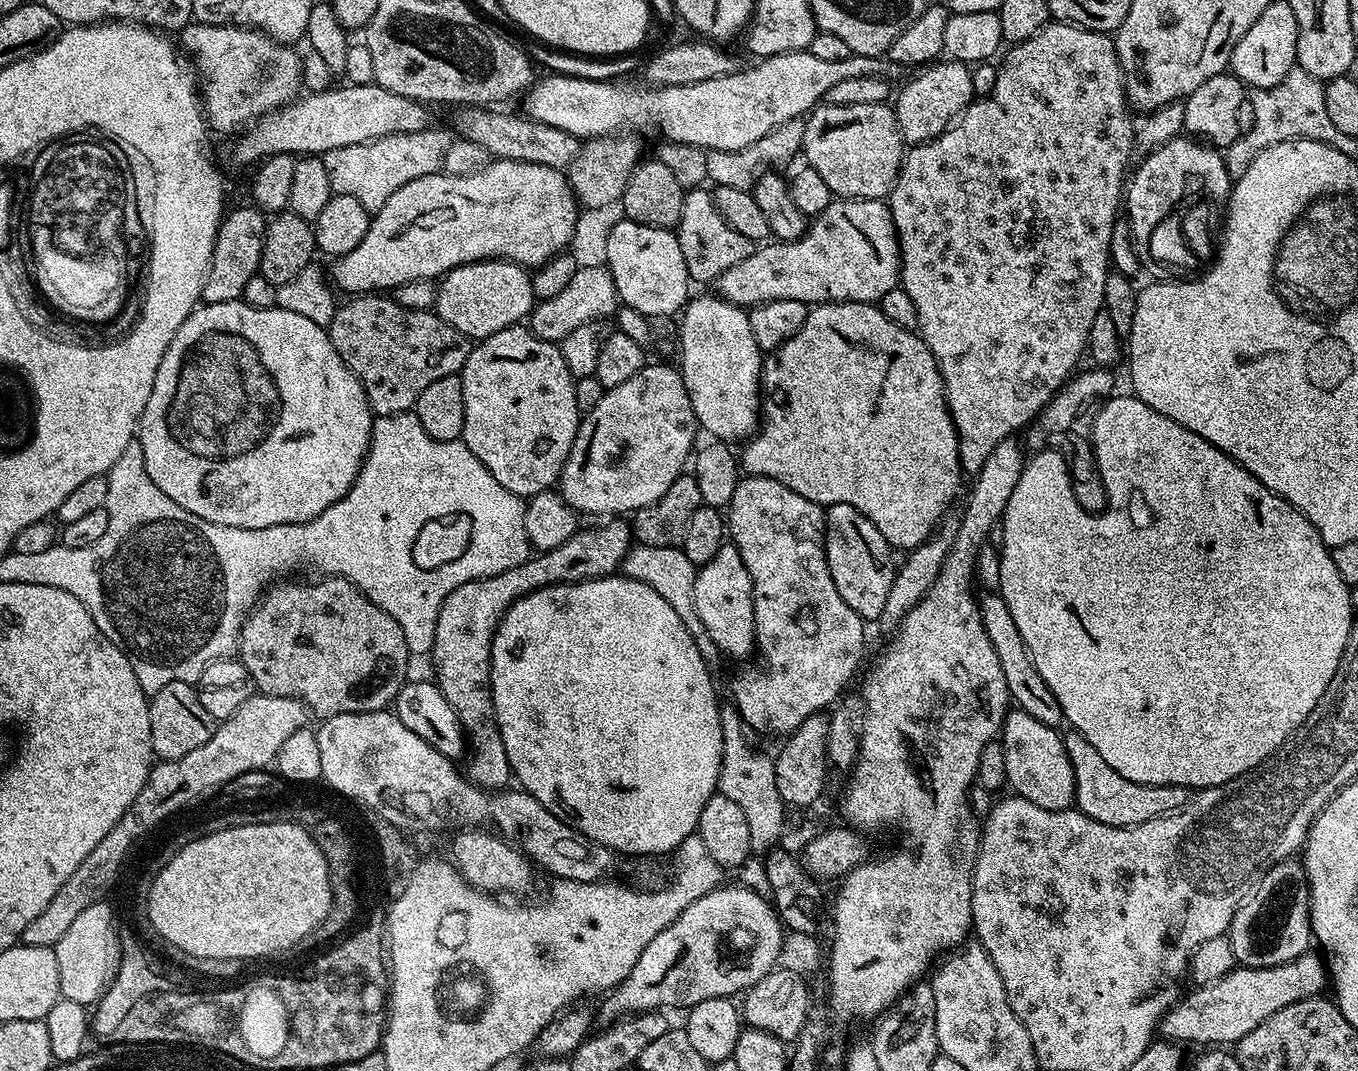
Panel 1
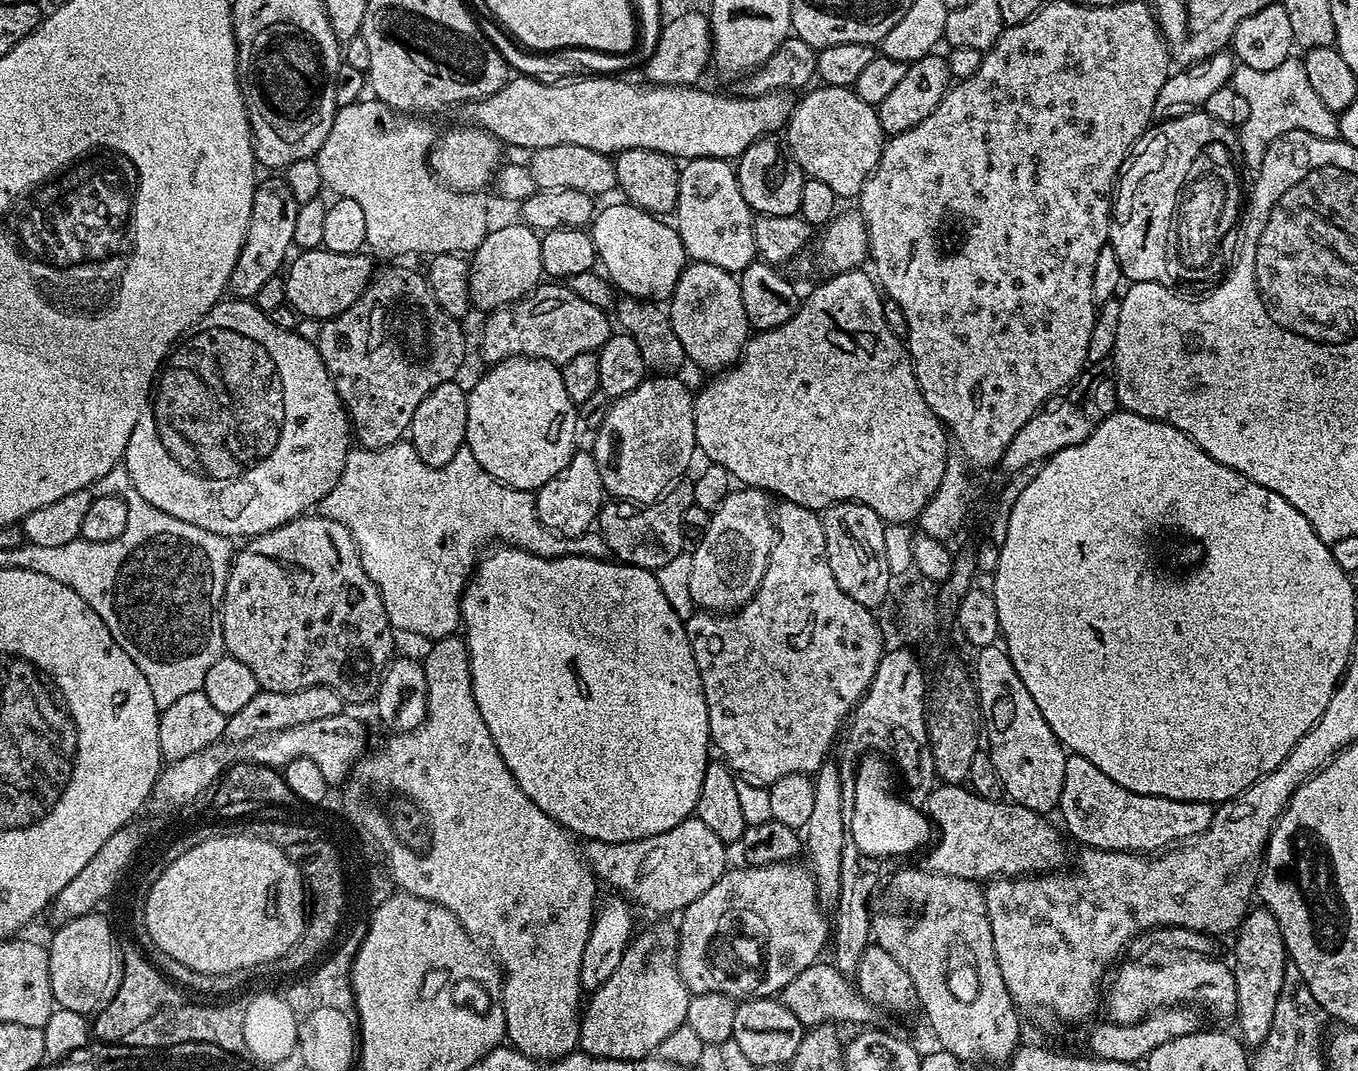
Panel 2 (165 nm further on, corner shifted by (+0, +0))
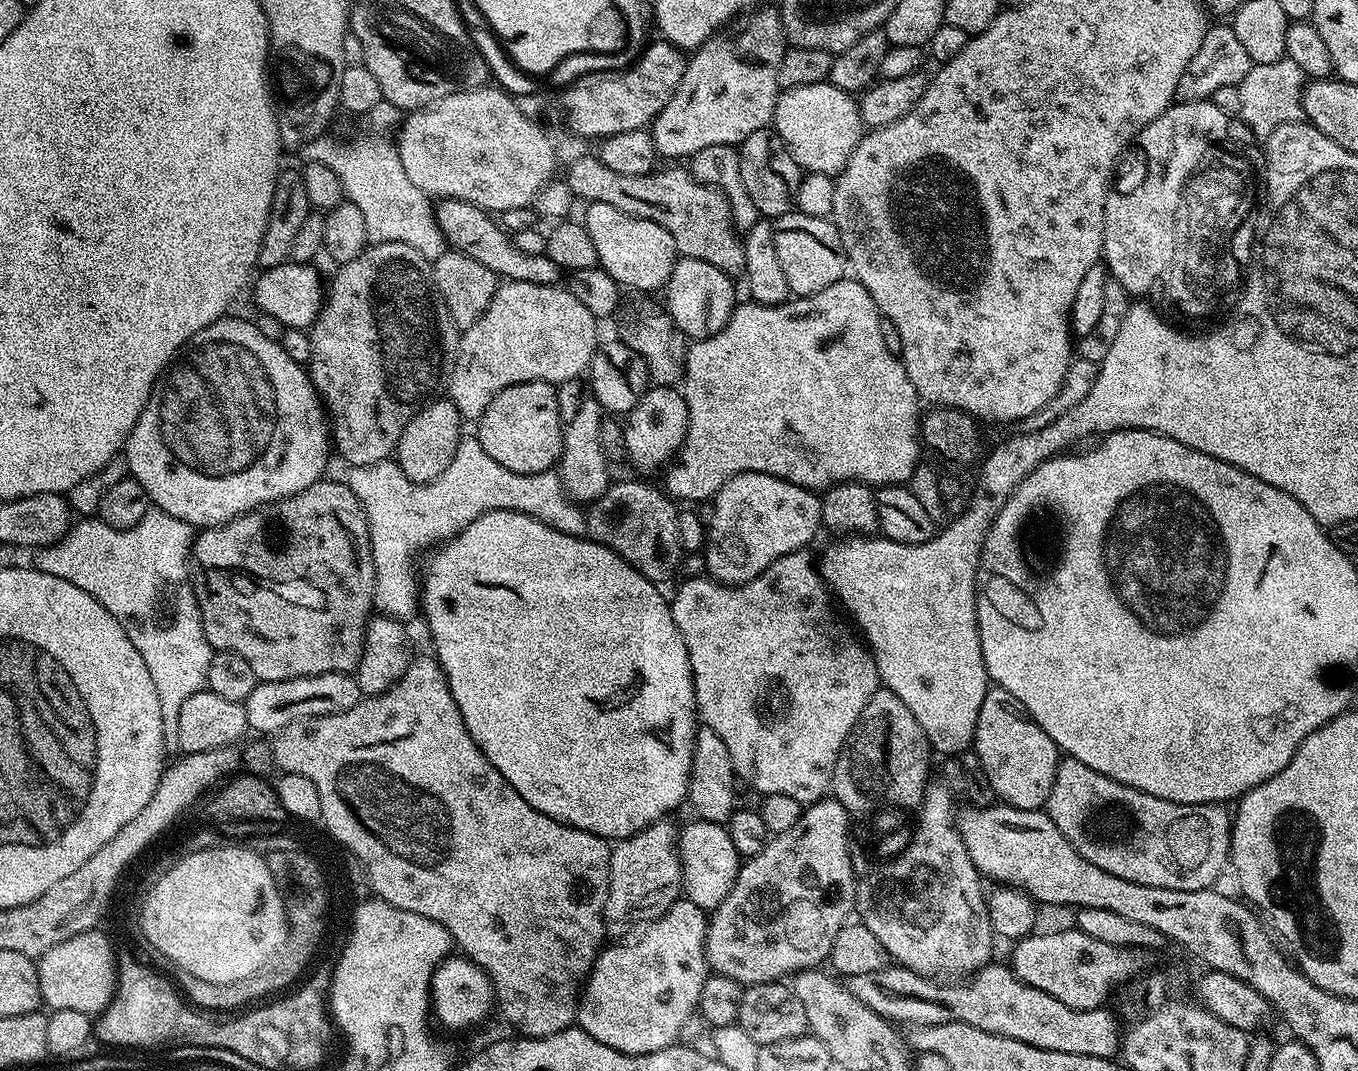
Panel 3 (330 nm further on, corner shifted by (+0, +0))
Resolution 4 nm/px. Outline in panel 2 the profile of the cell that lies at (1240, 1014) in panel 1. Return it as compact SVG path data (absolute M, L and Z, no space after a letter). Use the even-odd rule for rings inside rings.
M1190 952L1165 959L1168 960L1165 964L1148 964L1152 962L1140 958L1129 959L1129 964L1121 963L1111 973L1102 996L1103 1007L1104 1004L1108 1007L1107 1019L1113 1024L1137 1024L1156 1008L1187 1004L1201 1013L1209 1012L1216 1020L1231 1021L1236 1015L1238 1002L1236 973L1216 959L1215 955L1199 956Z

